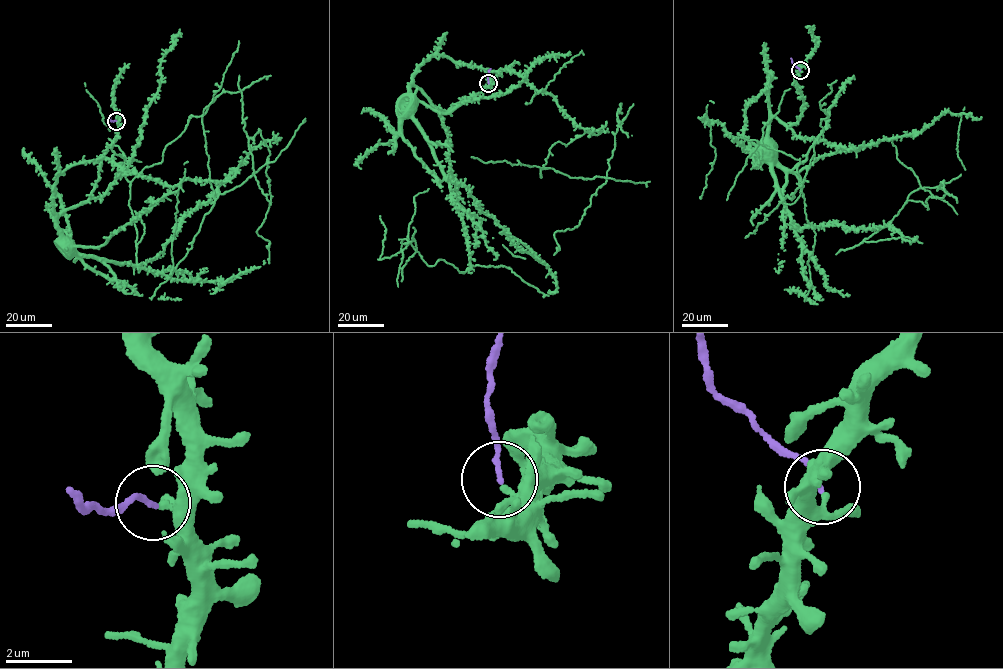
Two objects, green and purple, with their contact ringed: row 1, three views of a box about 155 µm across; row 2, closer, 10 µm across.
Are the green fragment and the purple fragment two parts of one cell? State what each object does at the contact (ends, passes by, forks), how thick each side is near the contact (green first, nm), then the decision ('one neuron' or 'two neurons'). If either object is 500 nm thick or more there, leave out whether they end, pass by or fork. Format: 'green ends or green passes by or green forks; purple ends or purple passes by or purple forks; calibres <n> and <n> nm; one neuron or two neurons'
green passes by; purple ends; calibres 190 and 140 nm; two neurons

